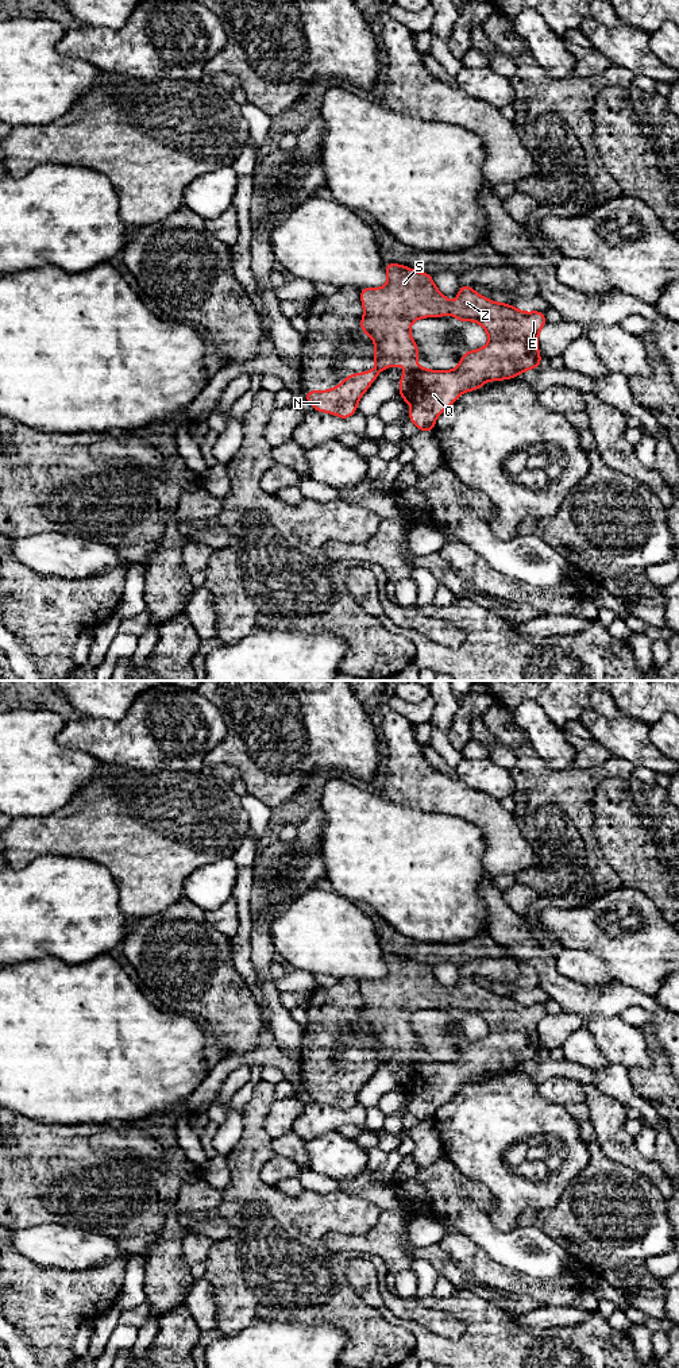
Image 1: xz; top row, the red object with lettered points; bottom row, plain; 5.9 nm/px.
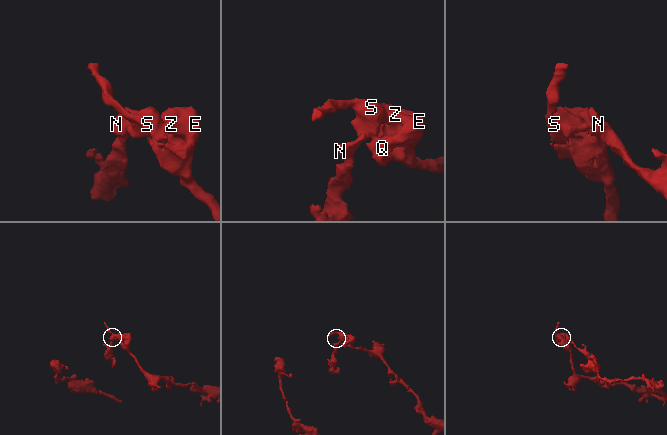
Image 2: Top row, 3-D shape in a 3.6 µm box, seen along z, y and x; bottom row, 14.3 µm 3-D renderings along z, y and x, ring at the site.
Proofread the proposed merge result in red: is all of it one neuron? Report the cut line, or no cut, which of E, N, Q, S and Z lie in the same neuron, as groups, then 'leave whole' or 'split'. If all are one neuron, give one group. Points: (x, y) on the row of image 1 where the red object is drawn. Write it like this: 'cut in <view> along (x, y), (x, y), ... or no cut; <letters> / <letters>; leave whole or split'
cut in xz along (377, 366), (379, 370); E Q S Z / N; split

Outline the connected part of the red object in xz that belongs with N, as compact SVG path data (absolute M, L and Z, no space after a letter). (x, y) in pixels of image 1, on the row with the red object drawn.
M378 367L364 373L350 374L336 388L328 390L305 390L306 401L317 412L325 412L347 420L358 411L358 402L377 379Z

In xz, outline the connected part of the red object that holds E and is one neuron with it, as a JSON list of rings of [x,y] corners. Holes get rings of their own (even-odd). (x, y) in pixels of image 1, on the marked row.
[[[385,263],[387,284],[382,288],[362,288],[360,302],[363,317],[359,323],[363,334],[373,339],[373,359],[379,370],[390,366],[405,366],[398,389],[402,401],[410,404],[409,421],[417,429],[433,433],[436,419],[448,409],[464,392],[481,390],[489,381],[518,377],[525,370],[541,365],[539,332],[545,325],[541,311],[522,312],[510,304],[491,301],[477,293],[470,285],[460,285],[456,301],[450,301],[435,285],[432,275],[416,271],[398,263]],[[454,315],[458,321],[475,321],[485,328],[489,343],[478,350],[464,351],[454,370],[429,370],[417,366],[418,348],[412,339],[410,325],[424,317]]]

